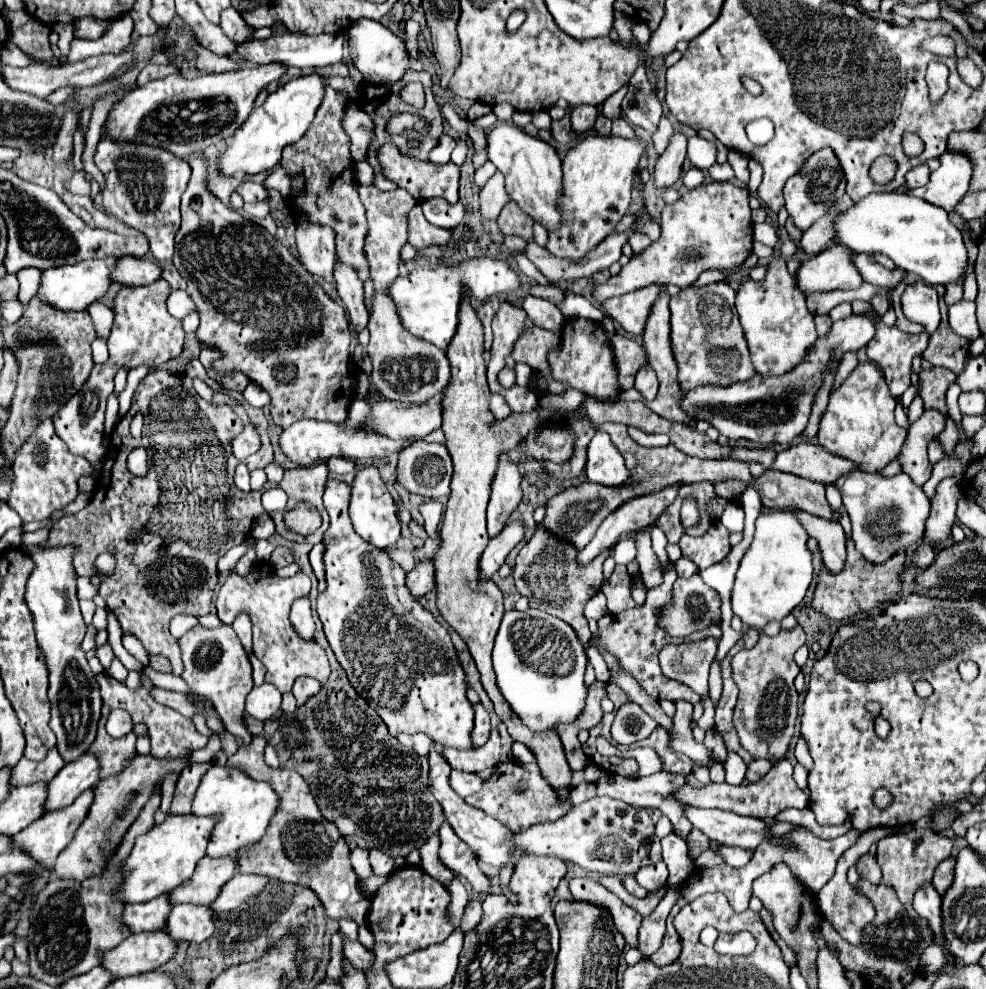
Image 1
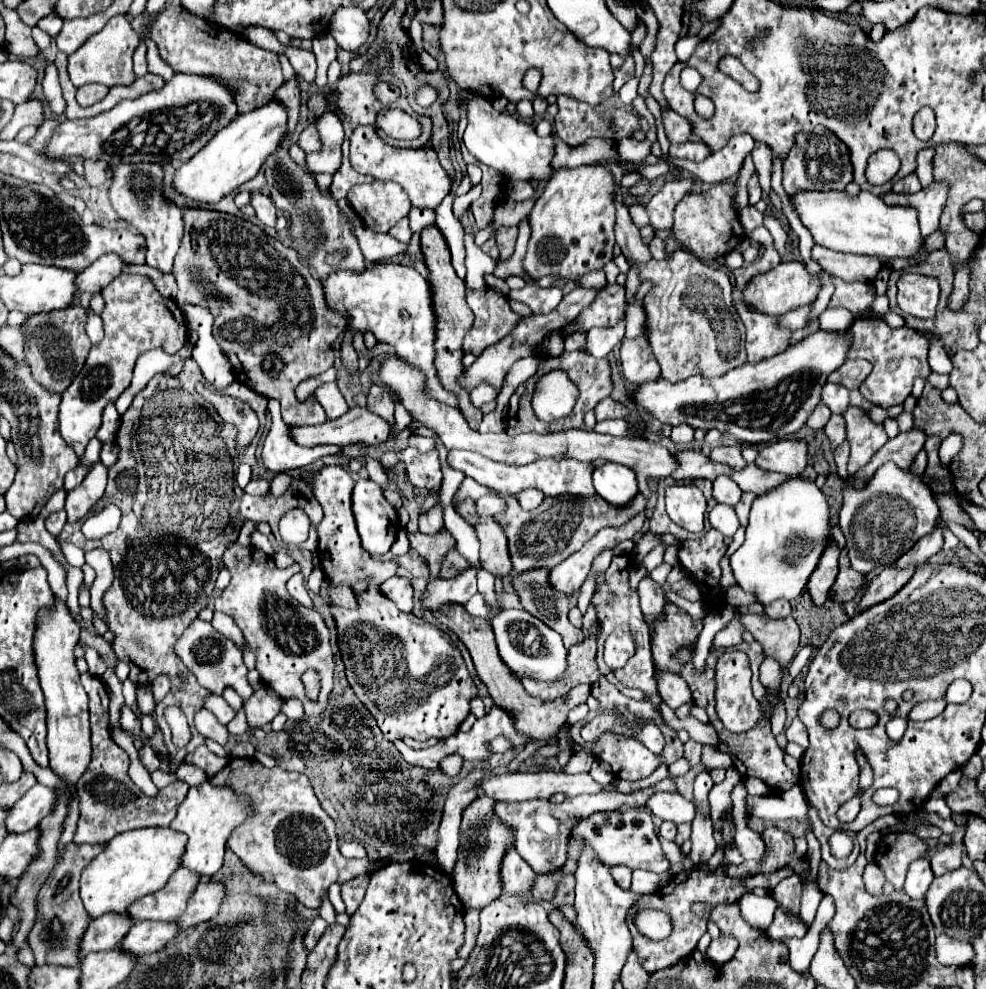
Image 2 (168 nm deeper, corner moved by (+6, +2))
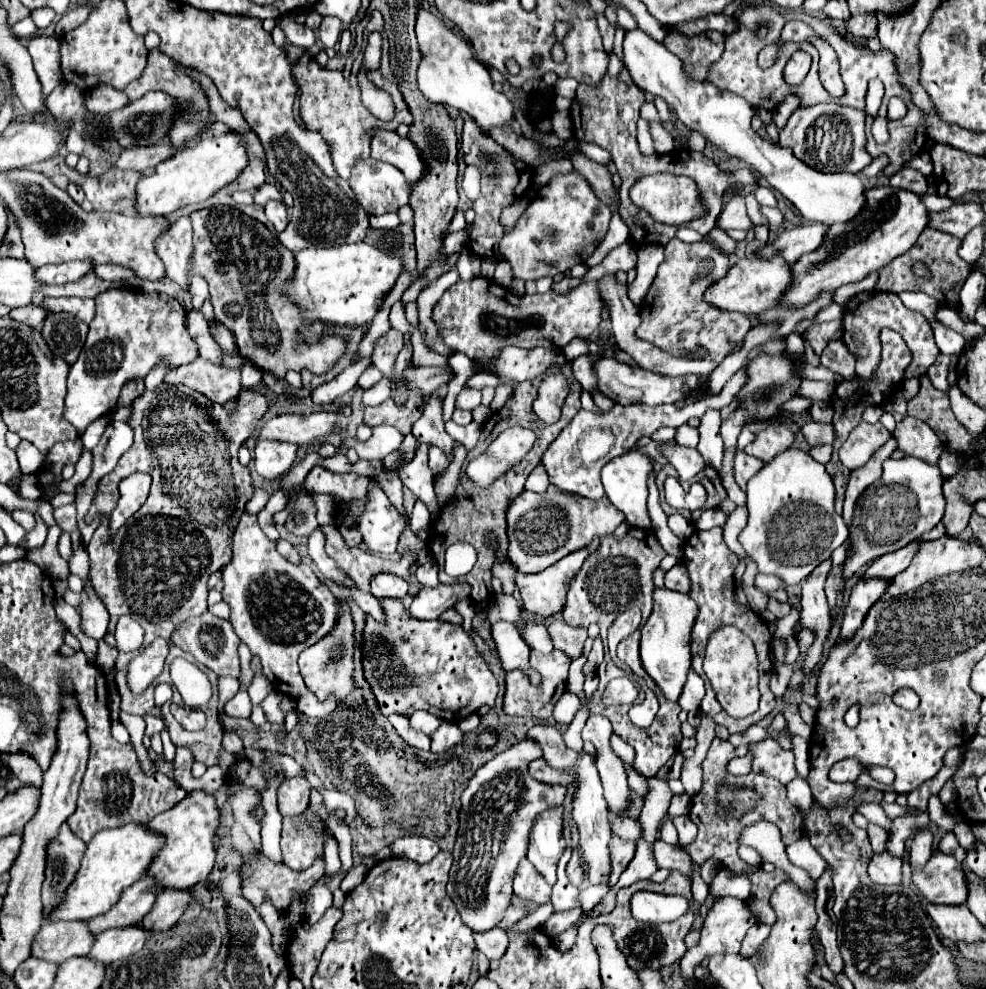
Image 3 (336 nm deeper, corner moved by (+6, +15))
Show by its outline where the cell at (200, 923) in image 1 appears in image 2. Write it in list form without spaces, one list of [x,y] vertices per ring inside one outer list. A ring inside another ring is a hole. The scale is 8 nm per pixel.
[[[137,922],[125,936],[121,948],[135,956],[153,954],[171,942],[177,934],[181,934],[181,930],[175,926],[175,922]]]

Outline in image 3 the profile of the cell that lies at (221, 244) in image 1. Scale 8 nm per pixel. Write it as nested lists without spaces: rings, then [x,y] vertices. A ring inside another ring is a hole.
[[[211,207],[211,209],[201,209],[191,215],[193,221],[193,241],[195,241],[195,253],[193,253],[193,269],[191,275],[199,273],[207,279],[209,283],[209,293],[211,301],[215,307],[215,317],[231,329],[231,333],[237,337],[239,353],[251,359],[257,367],[265,371],[273,371],[279,377],[285,377],[289,369],[293,371],[303,371],[309,369],[315,375],[323,375],[331,365],[335,365],[335,339],[323,337],[315,345],[299,345],[293,347],[293,333],[301,325],[299,309],[293,307],[287,299],[279,295],[279,289],[291,277],[295,269],[295,257],[293,251],[285,249],[275,235],[259,221],[247,217],[245,213],[233,209],[233,207]]]

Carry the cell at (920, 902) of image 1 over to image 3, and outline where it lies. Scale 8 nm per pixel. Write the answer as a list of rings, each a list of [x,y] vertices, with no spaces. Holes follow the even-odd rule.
[[[921,829],[913,835],[913,839],[911,839],[911,867],[921,869],[929,861],[931,853],[933,853],[931,841],[933,841],[933,833],[929,829]]]

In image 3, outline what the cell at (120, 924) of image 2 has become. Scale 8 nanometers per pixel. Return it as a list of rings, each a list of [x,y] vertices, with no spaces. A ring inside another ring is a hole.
[[[85,921],[75,923],[43,923],[31,945],[31,957],[49,963],[63,963],[71,957],[87,955],[95,935],[89,933]]]

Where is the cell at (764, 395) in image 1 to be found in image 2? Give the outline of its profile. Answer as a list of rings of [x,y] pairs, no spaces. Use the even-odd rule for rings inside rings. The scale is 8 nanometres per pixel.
[[[817,330],[807,338],[803,338],[801,342],[789,346],[785,352],[777,354],[775,358],[767,358],[755,366],[743,364],[719,378],[707,380],[707,378],[691,376],[675,384],[665,382],[661,378],[655,382],[647,382],[639,386],[639,390],[633,394],[633,400],[639,402],[647,414],[671,426],[689,424],[693,428],[719,430],[725,438],[733,438],[735,442],[741,442],[741,444],[767,444],[775,438],[785,438],[789,434],[799,432],[799,428],[807,422],[807,418],[819,404],[821,390],[827,382],[827,376],[847,360],[849,348],[851,348],[851,338],[847,338],[847,332]]]

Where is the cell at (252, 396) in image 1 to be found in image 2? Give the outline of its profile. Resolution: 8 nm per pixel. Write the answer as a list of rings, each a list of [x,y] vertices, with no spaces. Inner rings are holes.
[[[268,398],[267,410],[271,416],[271,428],[263,444],[263,460],[267,470],[271,472],[297,470],[313,464],[323,456],[343,452],[343,446],[313,446],[313,448],[299,446],[291,438],[291,428],[281,418],[279,401]]]

